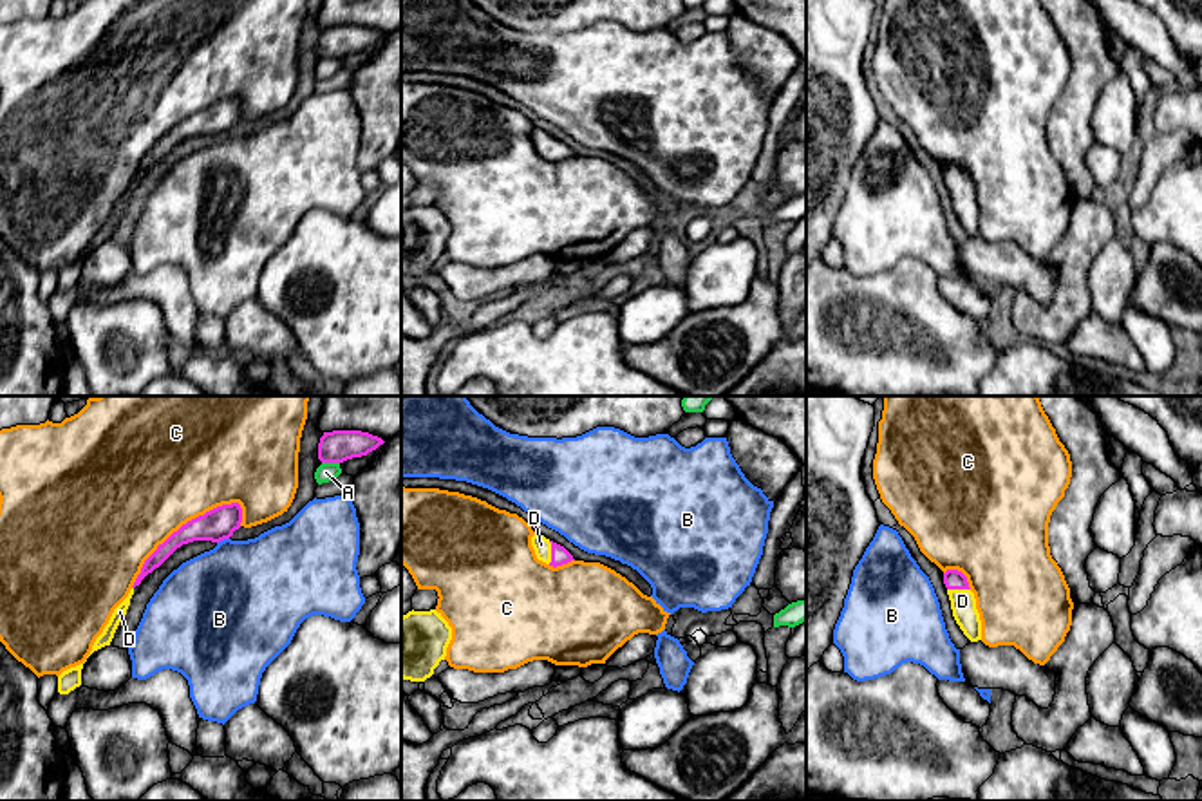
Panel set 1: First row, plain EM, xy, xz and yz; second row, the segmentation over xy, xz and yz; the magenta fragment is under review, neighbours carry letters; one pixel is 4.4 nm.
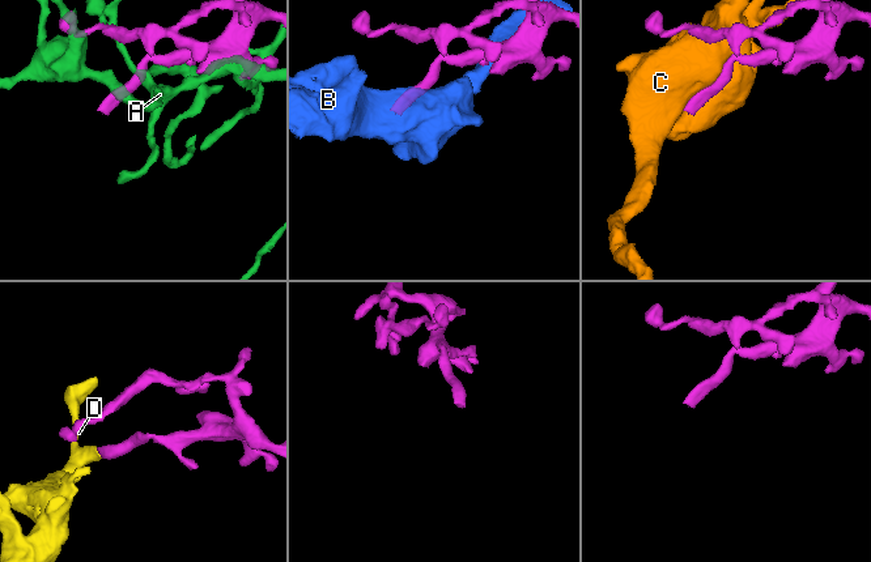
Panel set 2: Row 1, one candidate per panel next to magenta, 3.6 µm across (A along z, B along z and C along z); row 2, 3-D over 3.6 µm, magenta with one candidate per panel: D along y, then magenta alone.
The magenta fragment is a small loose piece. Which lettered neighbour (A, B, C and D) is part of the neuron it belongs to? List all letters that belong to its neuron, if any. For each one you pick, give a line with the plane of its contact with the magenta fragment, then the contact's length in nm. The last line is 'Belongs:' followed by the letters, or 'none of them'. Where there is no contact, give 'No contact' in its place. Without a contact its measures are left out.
D: Touches magenta in xz. Shared border 100 nm
Belongs: D

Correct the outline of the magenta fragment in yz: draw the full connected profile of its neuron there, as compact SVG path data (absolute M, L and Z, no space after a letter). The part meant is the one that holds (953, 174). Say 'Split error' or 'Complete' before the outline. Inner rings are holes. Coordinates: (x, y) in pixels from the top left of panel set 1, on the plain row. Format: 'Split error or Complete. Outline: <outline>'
Split error. Outline: M947 165L944 168L944 179L951 195L953 212L963 230L971 237L981 235L981 215L967 172L958 165Z

